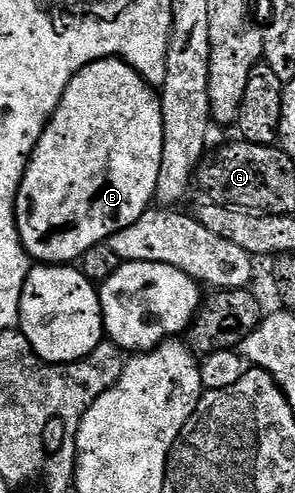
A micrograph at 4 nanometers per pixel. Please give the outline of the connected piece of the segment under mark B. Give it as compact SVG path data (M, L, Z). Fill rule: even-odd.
M103 58L90 65L82 67L70 80L66 92L60 97L60 103L47 128L42 132L38 144L32 149L32 156L28 160L28 167L24 170L22 184L18 188L16 197L16 227L18 236L24 245L24 251L29 259L40 264L72 264L75 263L90 248L107 243L114 232L122 228L130 228L138 216L145 214L153 205L158 188L158 168L162 168L162 140L164 139L164 125L162 124L162 108L160 94L149 83L145 82L133 66L127 66L119 58Z

